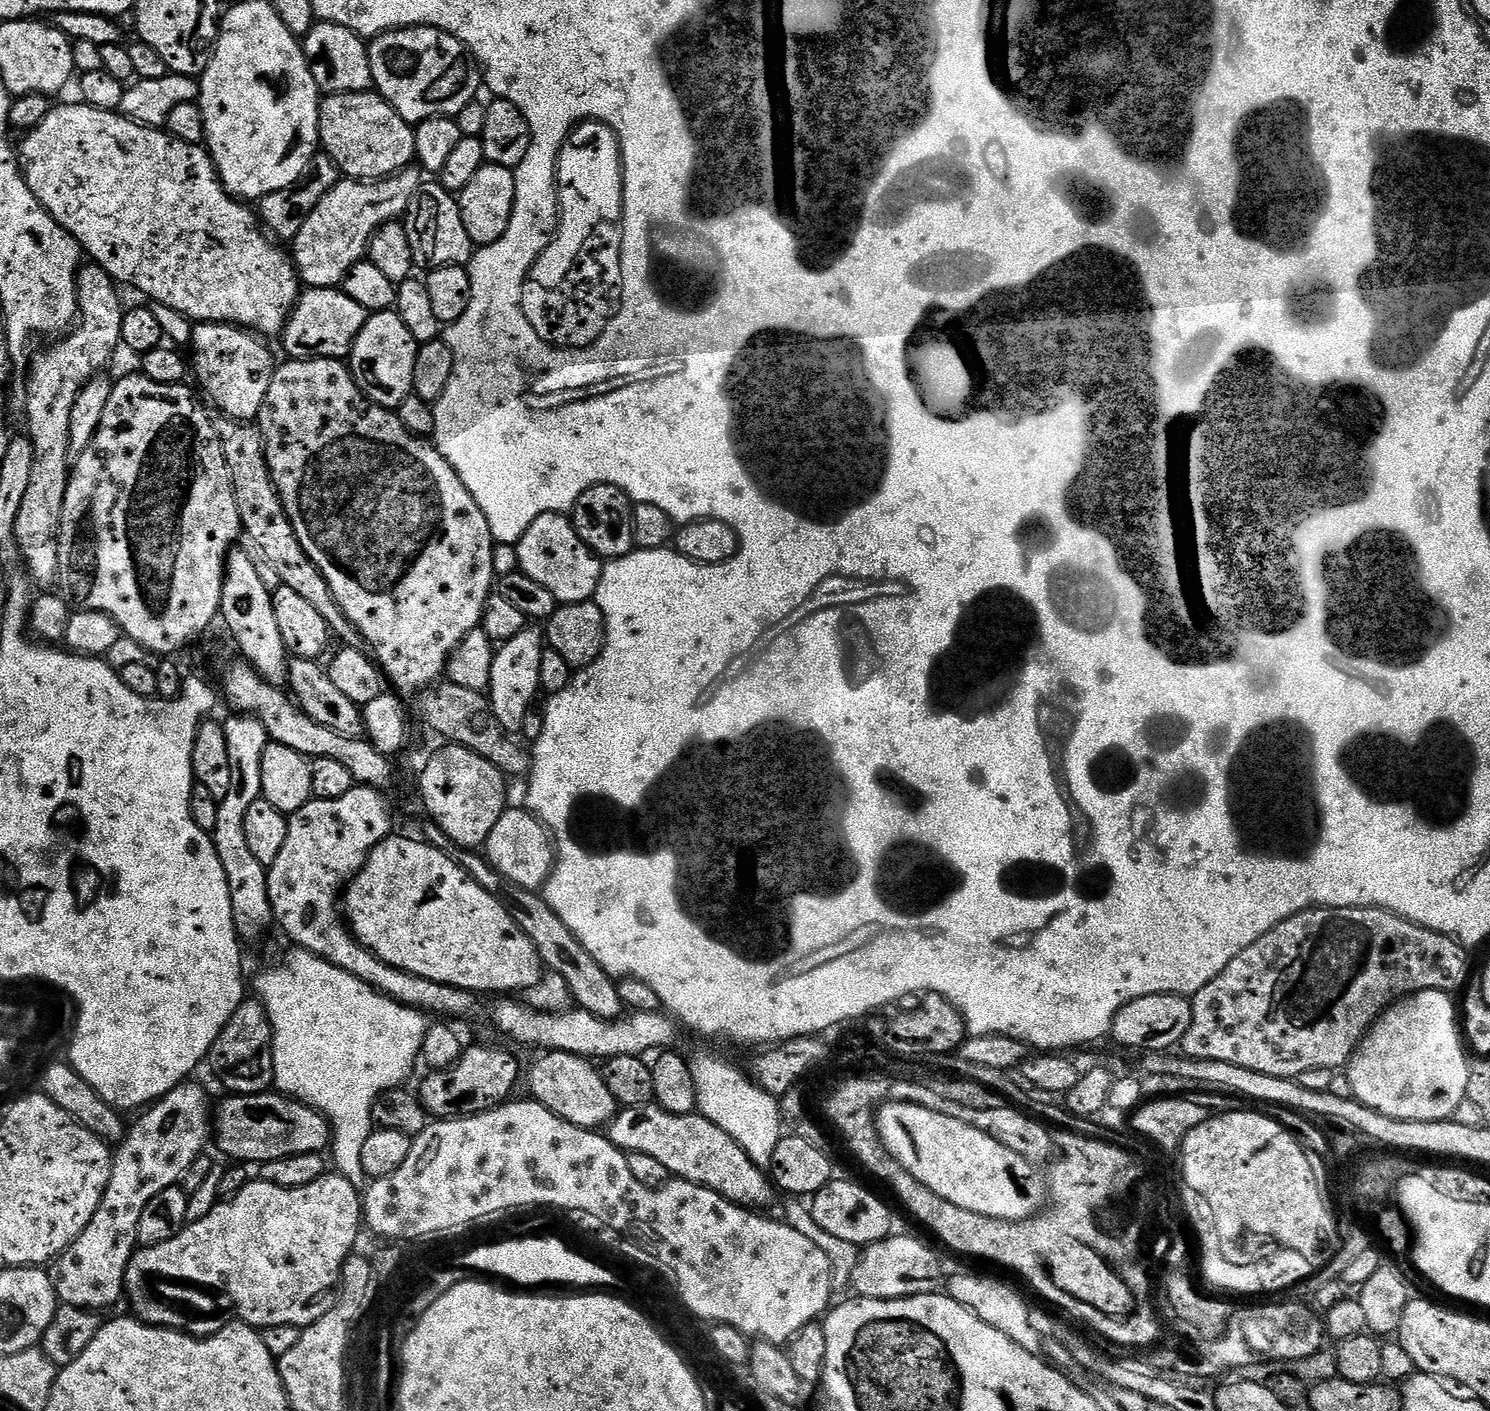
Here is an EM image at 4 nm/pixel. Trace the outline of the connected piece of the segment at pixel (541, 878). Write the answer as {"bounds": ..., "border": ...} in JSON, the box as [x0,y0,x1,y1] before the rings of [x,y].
{"bounds":[482,807,556,889],"border":[[[505,807],[502,818],[498,818],[494,830],[490,830],[490,838],[486,838],[482,855],[494,871],[510,878],[510,882],[523,888],[543,889],[556,862],[552,838],[544,823],[533,812],[528,811],[527,807],[512,807]]]}

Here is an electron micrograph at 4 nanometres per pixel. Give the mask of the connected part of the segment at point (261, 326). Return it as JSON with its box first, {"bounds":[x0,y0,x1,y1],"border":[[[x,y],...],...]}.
{"bounds":[18,102,302,338],"border":[[[83,102],[75,103],[64,104],[61,108],[53,107],[46,114],[46,118],[38,122],[38,126],[27,129],[23,133],[24,141],[21,144],[19,141],[18,144],[18,159],[20,170],[24,173],[24,181],[30,186],[34,198],[38,198],[41,206],[80,243],[87,259],[97,264],[102,270],[106,270],[106,274],[110,274],[117,285],[129,284],[130,287],[137,288],[142,295],[149,296],[147,298],[149,301],[170,306],[170,310],[178,310],[178,314],[187,316],[193,322],[236,324],[264,338],[279,337],[283,333],[292,307],[300,298],[302,281],[296,275],[289,253],[285,249],[283,252],[280,249],[283,247],[266,235],[257,213],[253,209],[251,212],[248,209],[251,207],[247,203],[241,202],[231,192],[226,191],[207,151],[199,144],[187,144],[181,140],[175,140],[173,136],[168,135],[167,131],[148,128],[145,124],[135,124],[132,120],[121,116],[119,111],[107,112]]]}

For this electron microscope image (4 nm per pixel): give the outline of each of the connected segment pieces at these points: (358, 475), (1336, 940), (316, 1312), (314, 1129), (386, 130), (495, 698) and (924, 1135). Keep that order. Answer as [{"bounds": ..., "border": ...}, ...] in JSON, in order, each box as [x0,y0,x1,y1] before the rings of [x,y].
[{"bounds":[258,360,497,697],"border":[[[293,360],[283,361],[285,364],[275,369],[270,382],[270,390],[266,390],[266,402],[262,402],[262,410],[258,417],[258,427],[264,439],[264,457],[276,493],[280,495],[282,506],[294,526],[294,534],[298,542],[302,542],[302,550],[314,562],[318,570],[326,578],[338,606],[344,611],[349,622],[360,632],[367,651],[374,657],[381,673],[397,688],[397,693],[415,697],[426,688],[432,687],[445,675],[448,667],[448,655],[470,634],[470,630],[480,627],[484,616],[484,607],[489,596],[494,592],[494,581],[497,579],[496,556],[492,553],[494,541],[490,522],[486,522],[486,514],[474,502],[470,490],[458,478],[458,474],[442,458],[435,443],[410,434],[406,426],[402,426],[399,415],[391,408],[383,408],[368,400],[354,382],[352,369],[344,360]]]},{"bounds":[1179,908,1470,1078],"border":[[[1309,908],[1262,934],[1218,978],[1190,997],[1190,1030],[1180,1041],[1179,1051],[1192,1060],[1234,1062],[1274,1078],[1298,1078],[1306,1070],[1343,1069],[1372,1024],[1397,1000],[1419,992],[1459,993],[1470,980],[1468,952],[1453,936],[1411,924],[1385,908]]]},{"bounds":[124,1174,362,1330],"border":[[[325,1174],[310,1186],[301,1188],[283,1188],[274,1186],[270,1182],[259,1178],[249,1179],[248,1183],[235,1196],[227,1202],[217,1202],[198,1222],[189,1224],[178,1234],[178,1238],[170,1238],[170,1242],[162,1242],[158,1246],[149,1248],[141,1247],[133,1252],[132,1260],[128,1263],[124,1287],[129,1297],[136,1296],[140,1304],[149,1304],[152,1309],[146,1315],[147,1323],[155,1324],[158,1328],[174,1328],[177,1330],[191,1329],[191,1324],[204,1324],[211,1316],[224,1316],[227,1312],[233,1312],[235,1319],[242,1324],[251,1324],[257,1330],[266,1328],[298,1328],[305,1329],[310,1327],[318,1318],[322,1318],[333,1306],[334,1293],[342,1280],[344,1264],[349,1256],[353,1255],[356,1239],[362,1232],[362,1192],[356,1189],[351,1179],[339,1174]]]},{"bounds":[214,1090,332,1166],"border":[[[272,1090],[256,1096],[225,1097],[214,1112],[214,1144],[229,1156],[229,1161],[259,1166],[294,1154],[323,1153],[329,1147],[332,1130],[327,1116],[300,1100]]]},{"bounds":[320,91,416,180],"border":[[[375,91],[334,92],[320,101],[320,148],[350,180],[383,180],[415,161],[416,133]]]},{"bounds":[487,626,546,734],"border":[[[536,626],[522,630],[522,634],[514,634],[506,643],[496,648],[494,666],[490,670],[487,698],[492,703],[494,718],[498,718],[501,726],[509,734],[519,733],[522,722],[526,722],[526,714],[533,711],[532,699],[540,692],[538,682],[538,665],[546,647],[546,636]]]},{"bounds":[876,1100,1046,1220],"border":[[[888,1100],[880,1105],[876,1114],[876,1129],[882,1138],[882,1142],[886,1146],[886,1150],[890,1150],[890,1154],[900,1163],[906,1171],[914,1174],[914,1178],[918,1178],[918,1182],[922,1182],[922,1186],[926,1186],[930,1190],[934,1190],[934,1194],[938,1194],[939,1198],[946,1198],[946,1202],[954,1202],[954,1206],[958,1206],[962,1210],[970,1210],[974,1214],[982,1214],[990,1218],[998,1218],[999,1220],[1031,1220],[1045,1207],[1046,1204],[1046,1180],[1042,1175],[1041,1169],[1029,1157],[1018,1154],[1014,1150],[1010,1150],[1006,1146],[1002,1146],[994,1138],[990,1138],[990,1134],[986,1134],[982,1130],[978,1130],[974,1126],[970,1126],[966,1122],[962,1122],[958,1118],[946,1118],[946,1114],[938,1114],[934,1110],[926,1110],[917,1104],[907,1104],[904,1100]]]}]

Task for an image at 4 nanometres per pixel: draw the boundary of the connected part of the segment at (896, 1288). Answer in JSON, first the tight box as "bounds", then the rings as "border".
{"bounds":[851,1234,942,1300],"border":[[[893,1234],[882,1242],[869,1245],[861,1255],[851,1276],[851,1287],[859,1297],[894,1300],[906,1296],[931,1295],[939,1288],[942,1266],[937,1254],[912,1236]]]}

